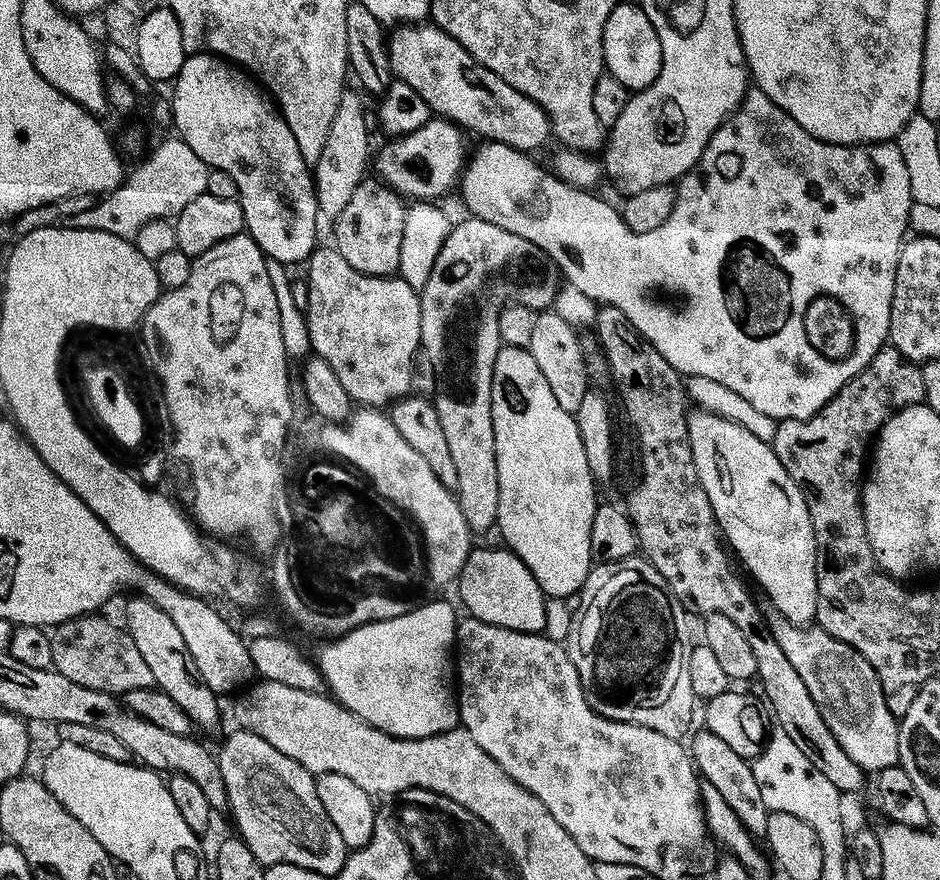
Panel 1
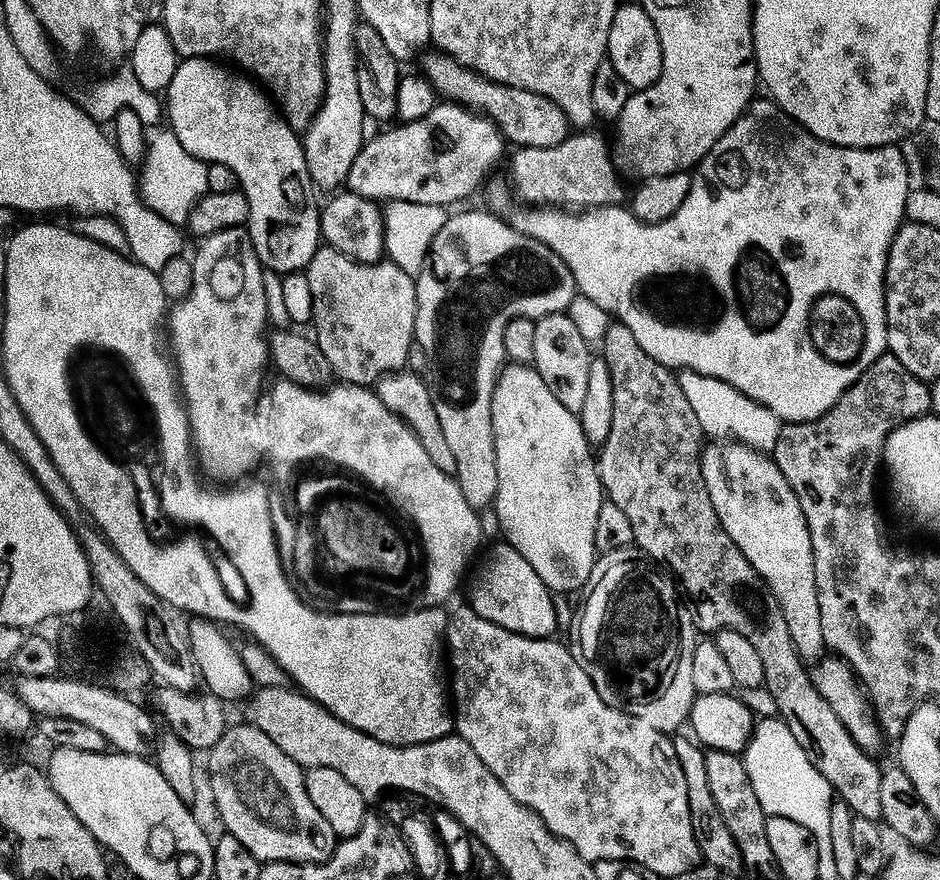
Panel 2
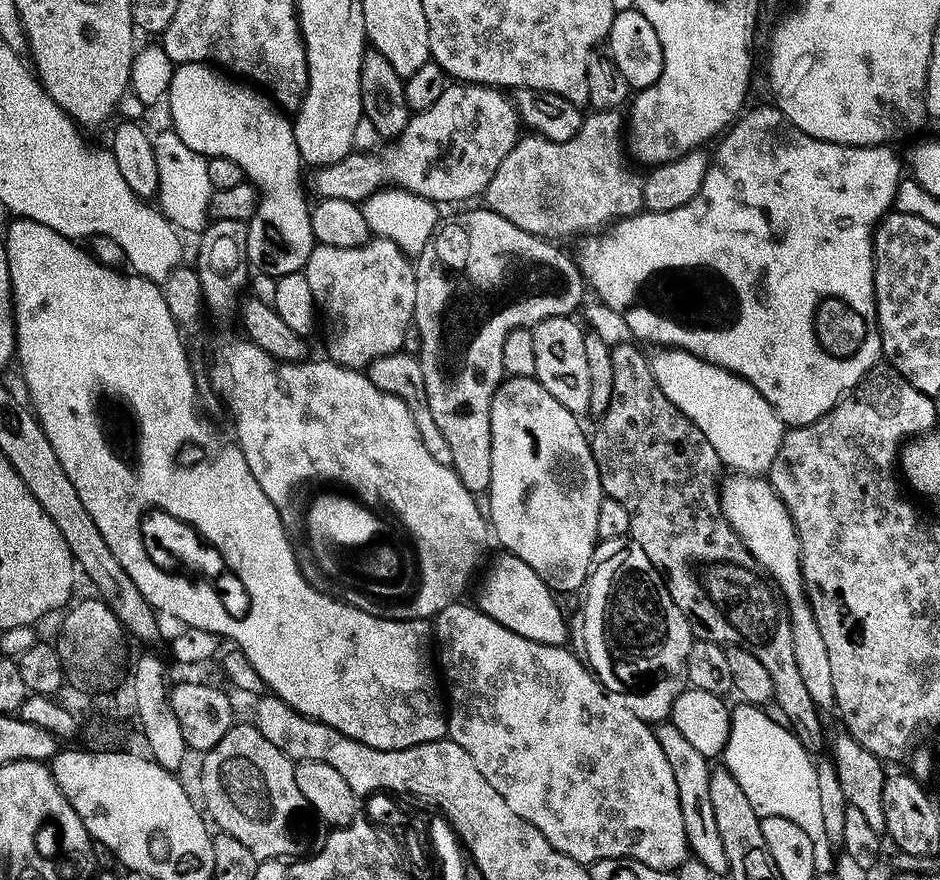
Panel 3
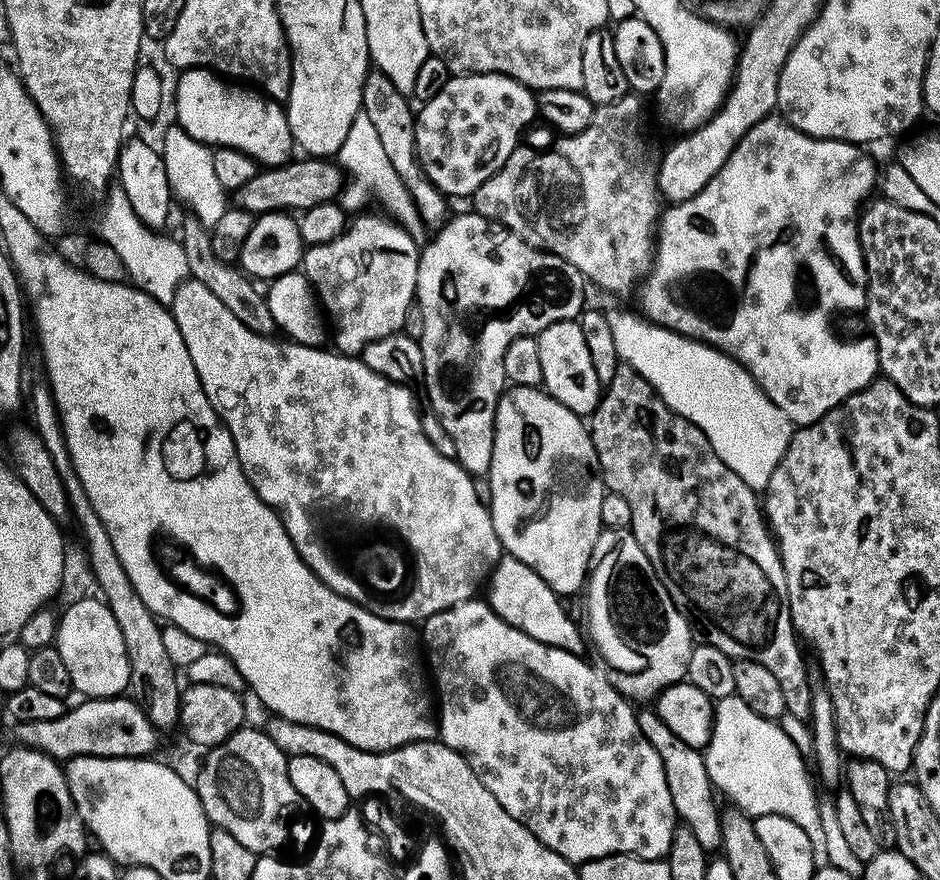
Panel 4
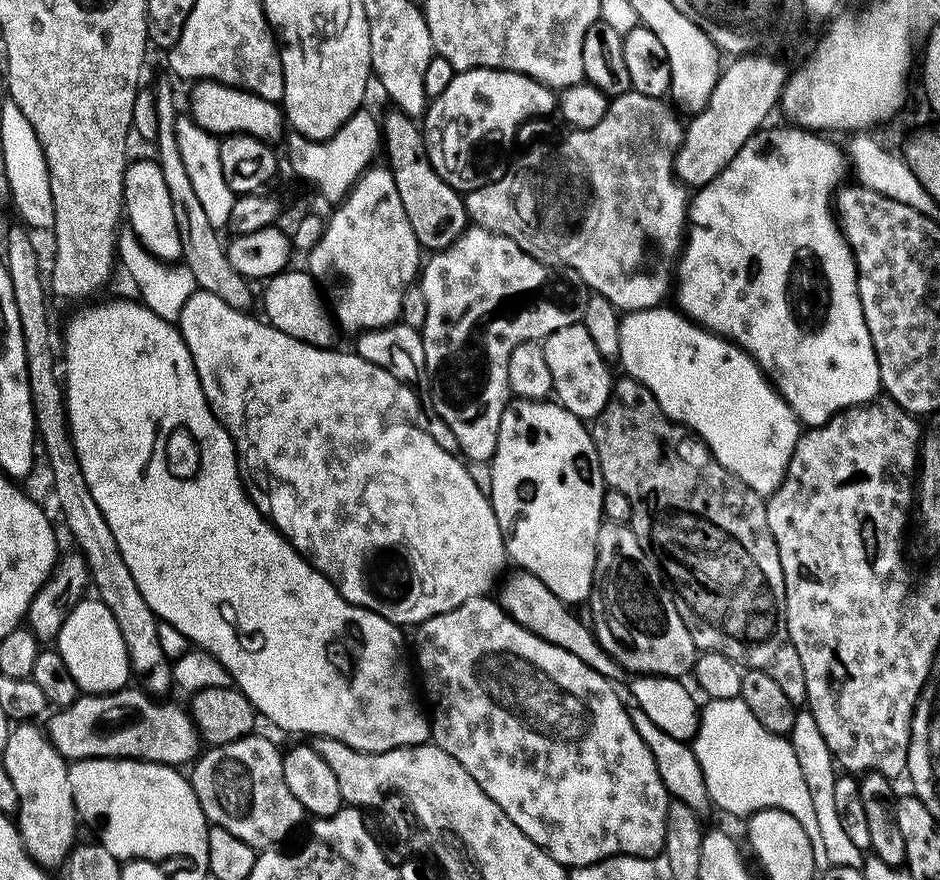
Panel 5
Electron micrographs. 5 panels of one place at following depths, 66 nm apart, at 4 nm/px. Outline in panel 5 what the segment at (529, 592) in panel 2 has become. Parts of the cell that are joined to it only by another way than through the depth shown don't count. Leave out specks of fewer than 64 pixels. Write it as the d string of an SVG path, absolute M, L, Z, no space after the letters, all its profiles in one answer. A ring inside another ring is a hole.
M513 571L513 575L503 581L499 589L498 600L508 616L514 617L522 627L530 630L544 641L574 654L574 658L582 658L586 666L602 674L607 680L615 681L616 675L621 675L622 669L603 646L599 639L595 640L591 632L571 613L573 612L564 601L558 599L544 582L529 572Z

